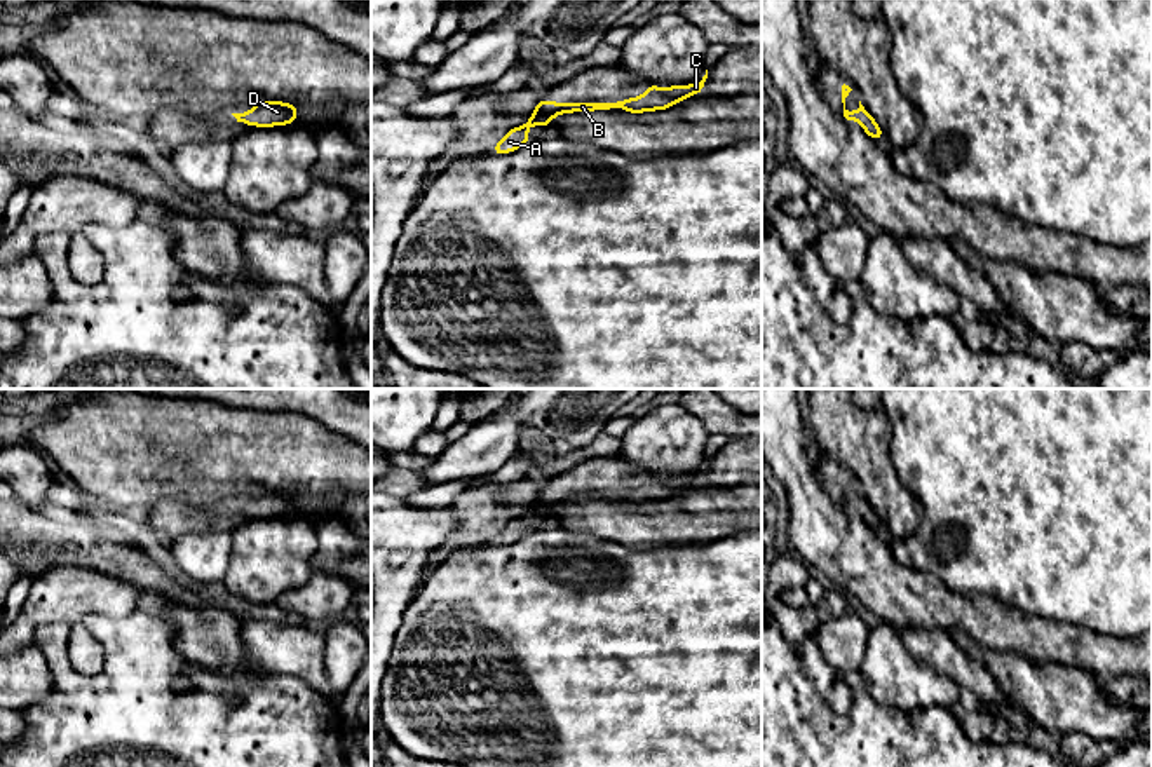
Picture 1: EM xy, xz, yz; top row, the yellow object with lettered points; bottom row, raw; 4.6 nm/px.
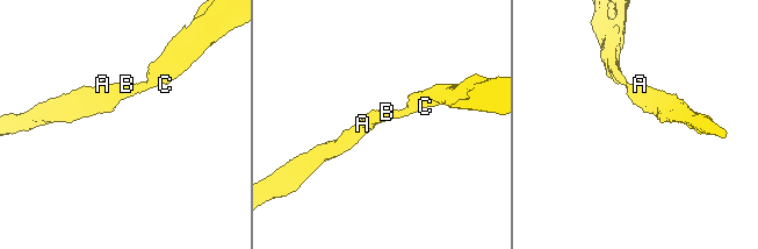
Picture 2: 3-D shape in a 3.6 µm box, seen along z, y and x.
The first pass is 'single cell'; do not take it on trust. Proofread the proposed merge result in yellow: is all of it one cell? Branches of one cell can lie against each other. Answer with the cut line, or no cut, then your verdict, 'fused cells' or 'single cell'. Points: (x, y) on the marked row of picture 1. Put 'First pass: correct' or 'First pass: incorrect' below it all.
no cut | single cell
First pass: correct

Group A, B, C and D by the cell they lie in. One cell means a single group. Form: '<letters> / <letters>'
A B C D

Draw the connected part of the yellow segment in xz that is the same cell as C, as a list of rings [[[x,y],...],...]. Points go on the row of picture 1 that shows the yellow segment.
[[[708,70],[701,82],[695,82],[690,85],[669,85],[667,89],[661,89],[659,85],[647,85],[645,94],[641,98],[627,98],[617,103],[591,101],[591,103],[559,105],[556,101],[540,99],[535,105],[533,115],[523,126],[507,131],[505,136],[491,148],[491,152],[497,155],[504,155],[504,153],[518,150],[519,146],[530,141],[530,136],[526,131],[530,126],[547,127],[552,117],[563,115],[563,113],[598,112],[598,110],[610,110],[610,108],[622,108],[631,113],[666,110],[690,98],[692,92],[695,96],[702,94],[706,78],[708,78]]]

